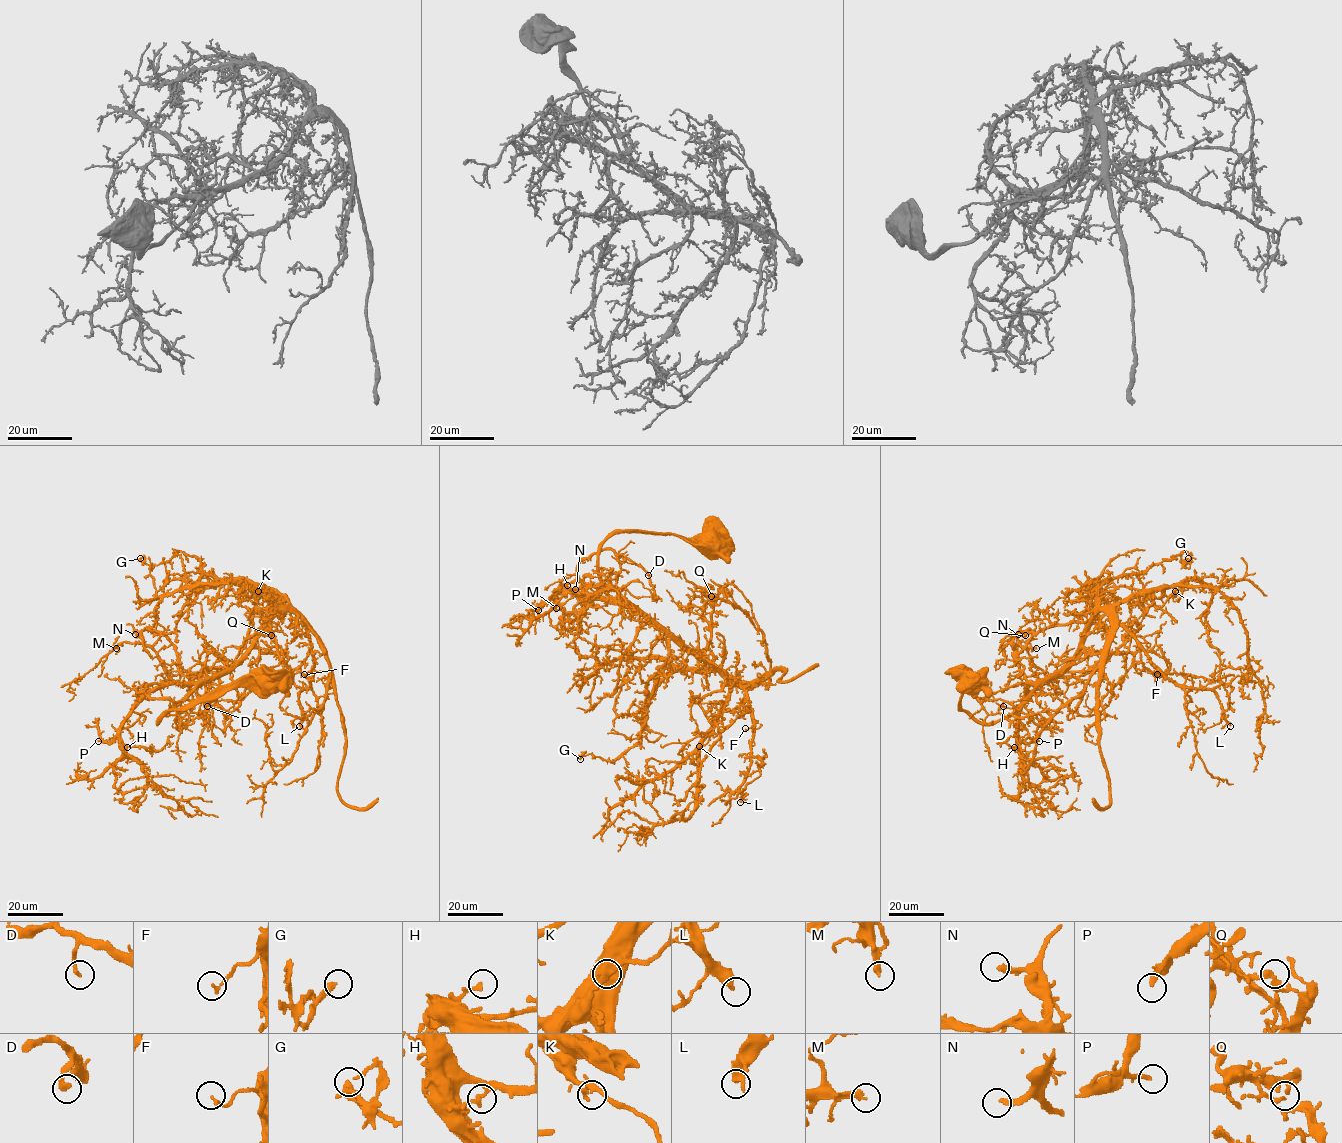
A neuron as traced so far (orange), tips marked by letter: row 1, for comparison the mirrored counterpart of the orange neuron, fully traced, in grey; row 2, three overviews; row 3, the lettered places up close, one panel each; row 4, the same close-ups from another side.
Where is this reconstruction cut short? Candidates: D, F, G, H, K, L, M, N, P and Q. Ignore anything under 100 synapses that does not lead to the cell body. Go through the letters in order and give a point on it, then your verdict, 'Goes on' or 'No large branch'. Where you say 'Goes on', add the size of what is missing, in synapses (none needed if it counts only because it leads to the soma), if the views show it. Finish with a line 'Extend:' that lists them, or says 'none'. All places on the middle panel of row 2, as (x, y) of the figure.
D: Place: (648, 575). No large branch
F: Place: (745, 728). No large branch
G: Place: (580, 759). No large branch
H: Place: (567, 585). No large branch
K: Place: (699, 746). No large branch
L: Place: (740, 802). Goes on. Roughly 120 synapses
M: Place: (556, 608). No large branch
N: Place: (575, 589). No large branch
P: Place: (538, 610). No large branch
Q: Place: (711, 596). No large branch
Extend: L

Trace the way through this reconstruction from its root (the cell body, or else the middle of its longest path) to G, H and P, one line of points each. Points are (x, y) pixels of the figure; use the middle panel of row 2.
G: (710, 541), (623, 532), (602, 545), (600, 579), (712, 667), (667, 676), (640, 741), (613, 762), (580, 759)
H: (710, 541), (673, 534), (612, 534), (599, 551), (599, 576), (635, 606), (585, 599), (561, 588), (567, 585)
P: (710, 541), (673, 534), (612, 534), (599, 551), (599, 576), (635, 606), (557, 590), (538, 610)

